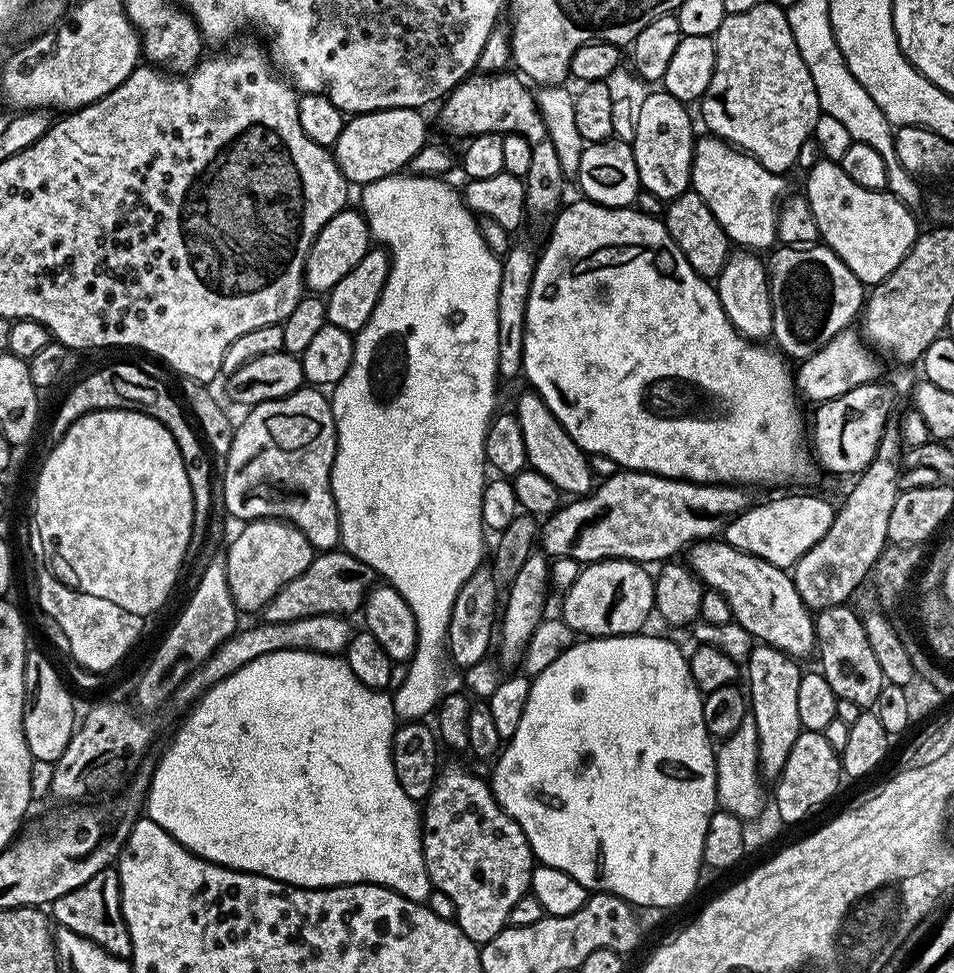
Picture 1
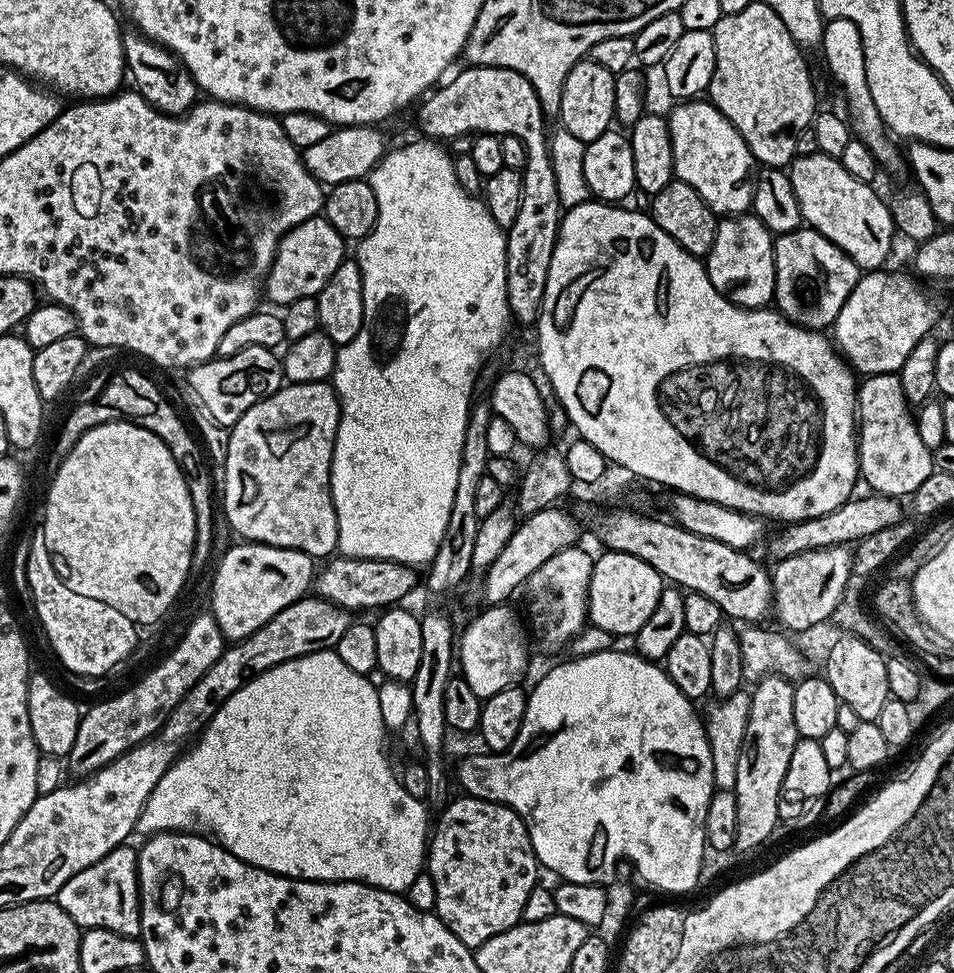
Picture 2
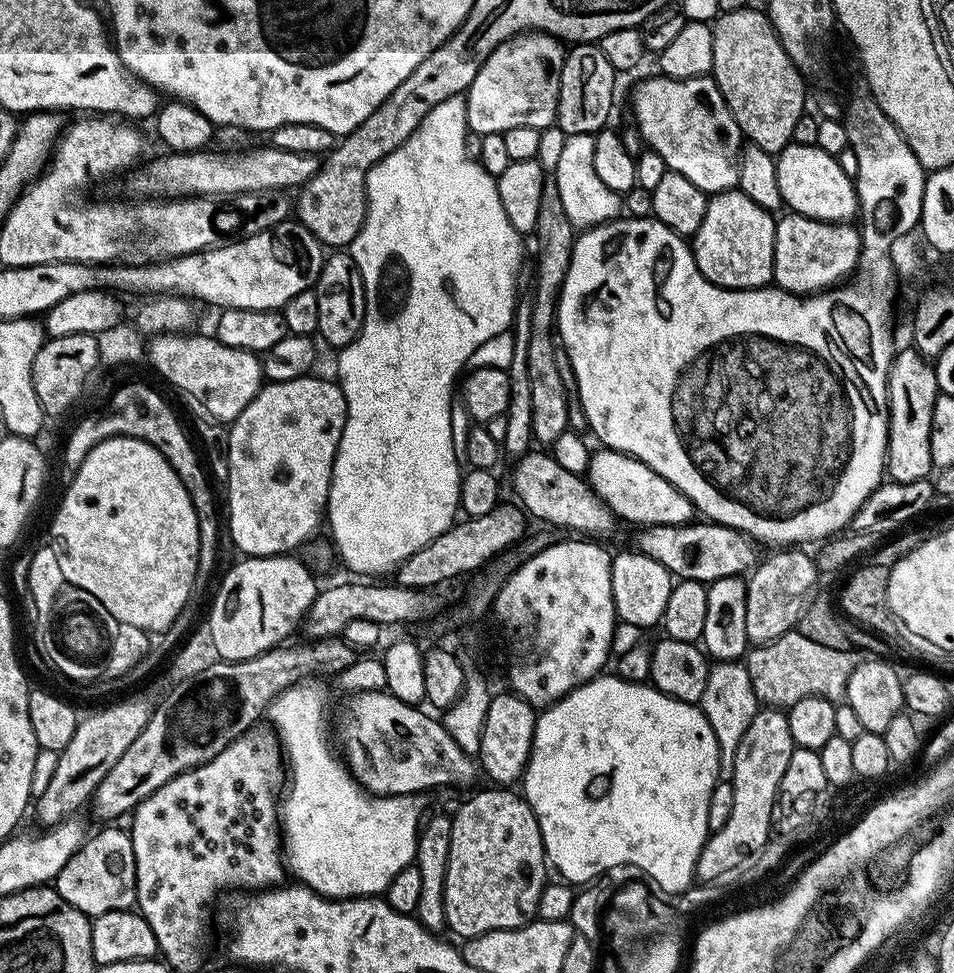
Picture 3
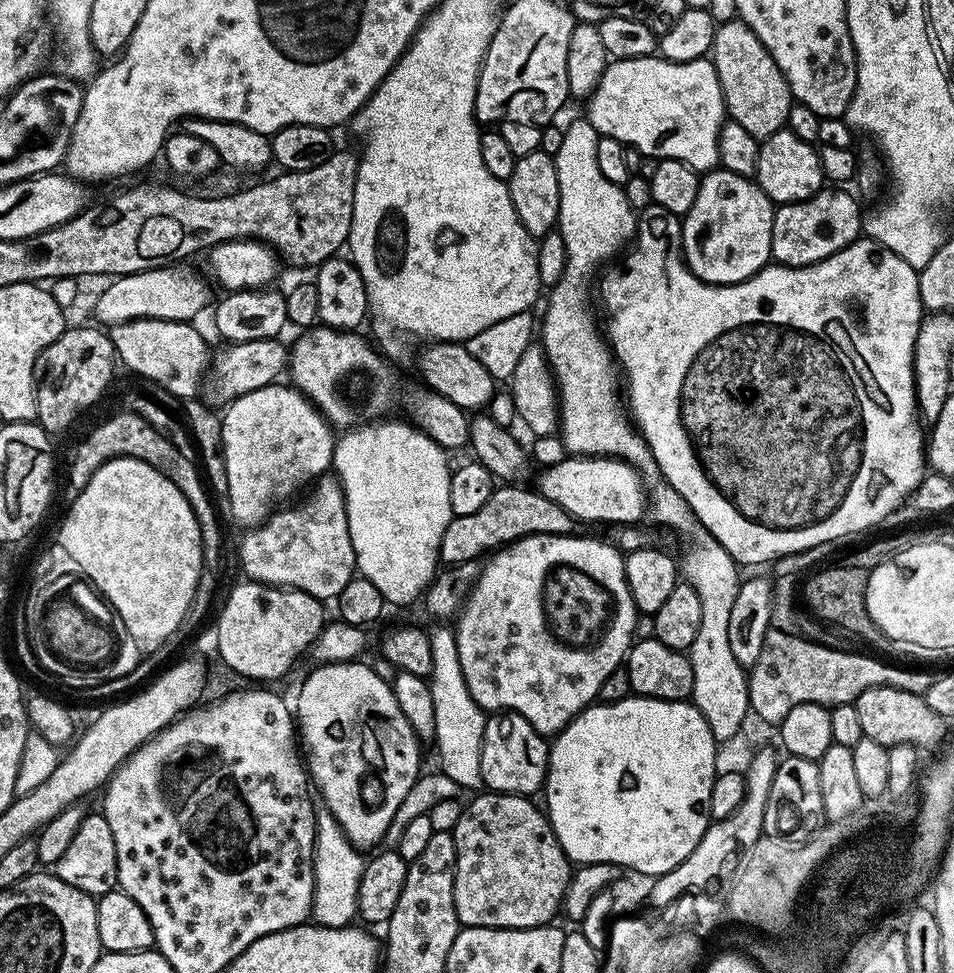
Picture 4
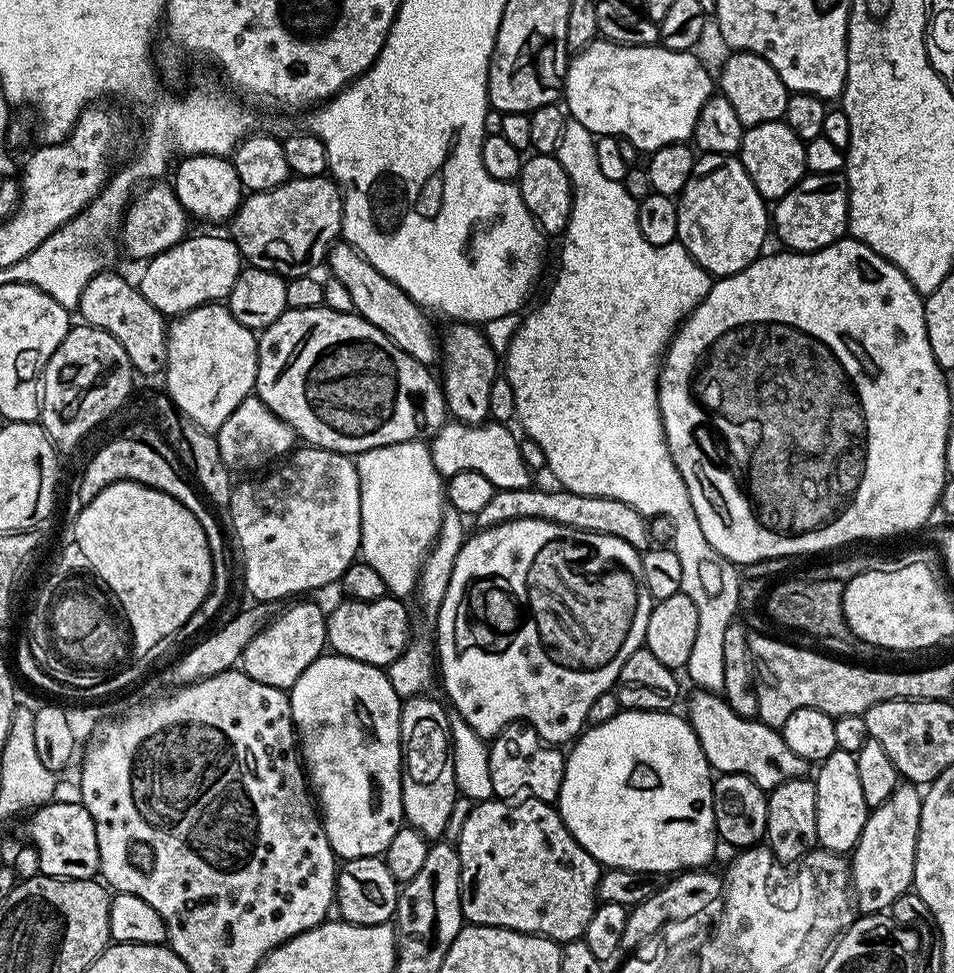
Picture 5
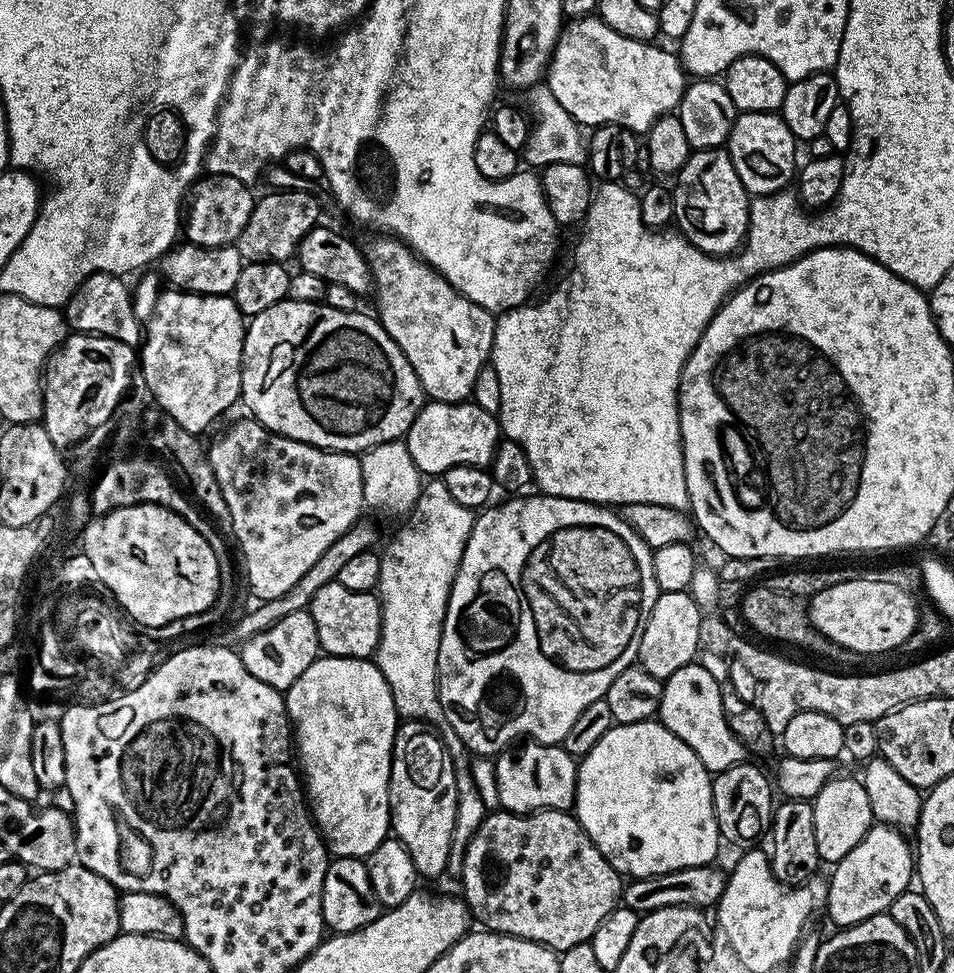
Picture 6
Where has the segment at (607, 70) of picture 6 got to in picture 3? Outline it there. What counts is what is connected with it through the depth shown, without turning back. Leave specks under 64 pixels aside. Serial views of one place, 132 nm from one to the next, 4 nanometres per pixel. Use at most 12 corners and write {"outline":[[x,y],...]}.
{"outline":[[655,74],[632,116],[665,169],[736,188],[742,133],[711,75]]}

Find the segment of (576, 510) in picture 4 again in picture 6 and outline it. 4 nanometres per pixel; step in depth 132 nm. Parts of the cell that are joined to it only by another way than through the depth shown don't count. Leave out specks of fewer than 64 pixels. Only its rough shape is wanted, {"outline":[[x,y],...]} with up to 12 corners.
{"outline":[[428,400],[406,437],[421,474],[488,468],[499,419],[482,406]]}

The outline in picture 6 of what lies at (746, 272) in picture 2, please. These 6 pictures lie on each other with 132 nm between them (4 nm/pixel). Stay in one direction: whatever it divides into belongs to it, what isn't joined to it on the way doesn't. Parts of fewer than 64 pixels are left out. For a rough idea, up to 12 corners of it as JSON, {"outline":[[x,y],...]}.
{"outline":[[724,148],[674,177],[675,227],[726,256],[748,234],[750,193]]}

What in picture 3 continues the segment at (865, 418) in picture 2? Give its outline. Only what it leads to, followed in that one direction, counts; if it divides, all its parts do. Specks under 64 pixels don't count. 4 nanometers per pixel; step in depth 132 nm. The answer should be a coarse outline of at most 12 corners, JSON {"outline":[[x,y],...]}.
{"outline":[[915,348],[888,371],[886,472],[895,483],[933,471],[935,367]]}

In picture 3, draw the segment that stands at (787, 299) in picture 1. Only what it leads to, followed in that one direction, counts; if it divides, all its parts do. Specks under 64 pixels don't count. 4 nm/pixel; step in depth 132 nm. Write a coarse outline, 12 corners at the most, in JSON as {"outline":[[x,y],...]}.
{"outline":[[809,216],[776,220],[775,287],[806,296],[860,263],[859,231]]}

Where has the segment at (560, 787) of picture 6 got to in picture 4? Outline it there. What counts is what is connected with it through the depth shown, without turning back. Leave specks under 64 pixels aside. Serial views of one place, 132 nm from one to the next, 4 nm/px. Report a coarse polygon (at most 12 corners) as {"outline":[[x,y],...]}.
{"outline":[[517,712],[489,715],[481,778],[531,797],[548,779],[550,744]]}

